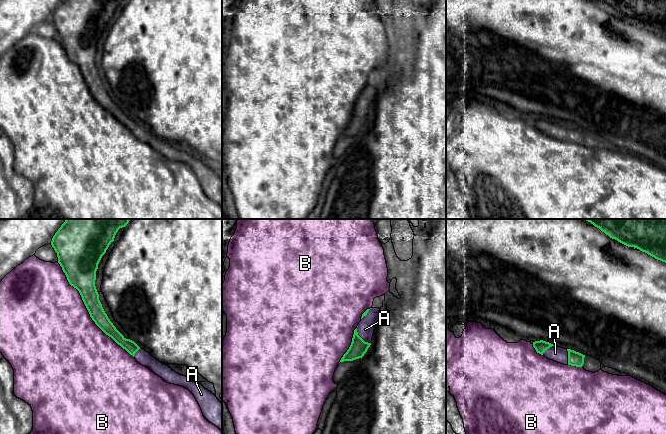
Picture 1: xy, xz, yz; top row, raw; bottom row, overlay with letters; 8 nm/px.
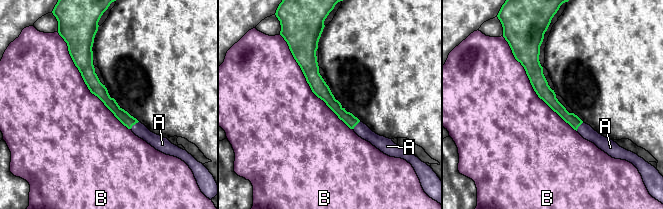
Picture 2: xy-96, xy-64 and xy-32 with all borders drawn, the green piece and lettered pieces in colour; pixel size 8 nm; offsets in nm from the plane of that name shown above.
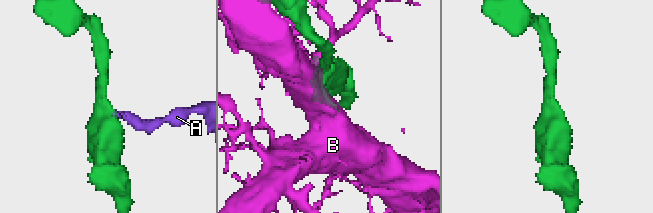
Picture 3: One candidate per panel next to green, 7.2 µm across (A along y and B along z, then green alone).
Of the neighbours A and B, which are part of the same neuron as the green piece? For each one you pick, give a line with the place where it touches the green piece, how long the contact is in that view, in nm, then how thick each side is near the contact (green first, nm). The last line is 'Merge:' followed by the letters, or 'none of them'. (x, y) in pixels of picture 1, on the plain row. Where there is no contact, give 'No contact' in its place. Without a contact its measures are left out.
A: Touches green at xz (359, 112). Shared border 180 nm. Thickness 140 nm (green) against 140 nm
Merge: A

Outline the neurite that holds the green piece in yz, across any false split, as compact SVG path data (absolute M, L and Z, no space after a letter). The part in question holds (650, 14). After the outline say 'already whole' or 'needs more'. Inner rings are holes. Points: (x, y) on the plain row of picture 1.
M593 0L610 14L666 39L666 0Z; already whole

